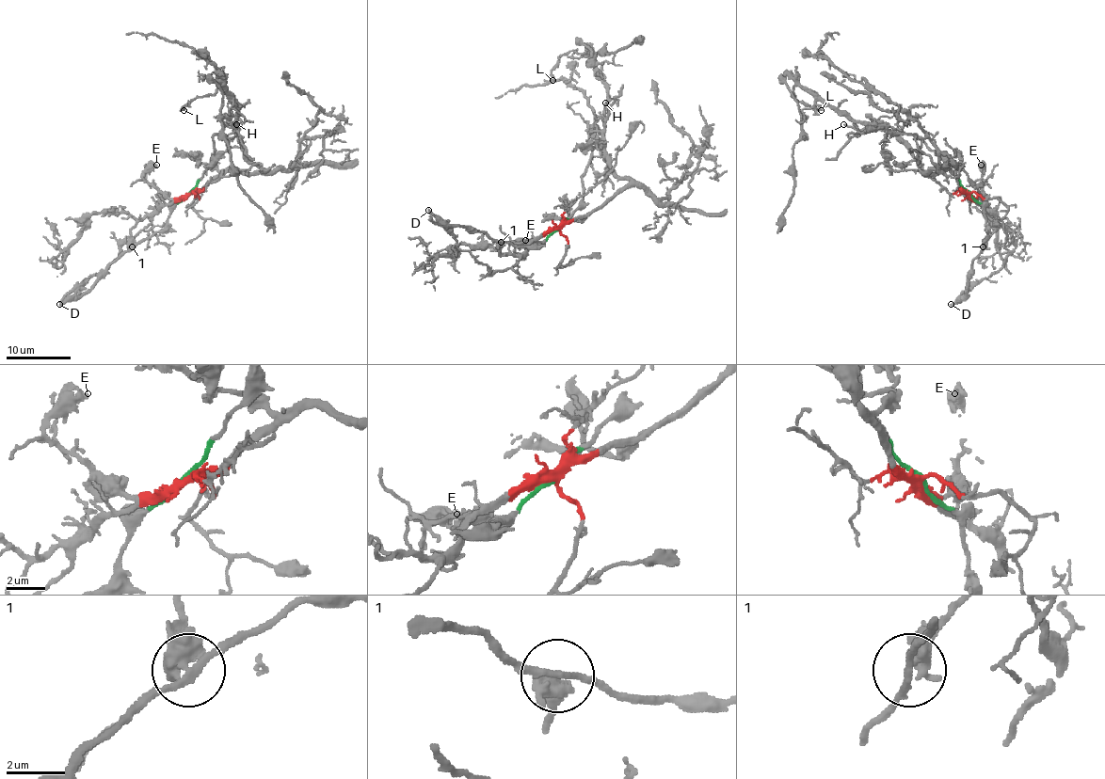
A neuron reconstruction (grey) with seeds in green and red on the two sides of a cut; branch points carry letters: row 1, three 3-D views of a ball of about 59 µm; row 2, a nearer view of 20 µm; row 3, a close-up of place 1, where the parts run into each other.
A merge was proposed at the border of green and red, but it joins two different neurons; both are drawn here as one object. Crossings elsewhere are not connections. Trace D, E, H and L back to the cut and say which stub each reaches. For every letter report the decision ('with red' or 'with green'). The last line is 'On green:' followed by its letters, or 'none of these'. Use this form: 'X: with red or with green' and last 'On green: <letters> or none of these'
D: with green
E: with red
H: with red
L: with red
On green: D

